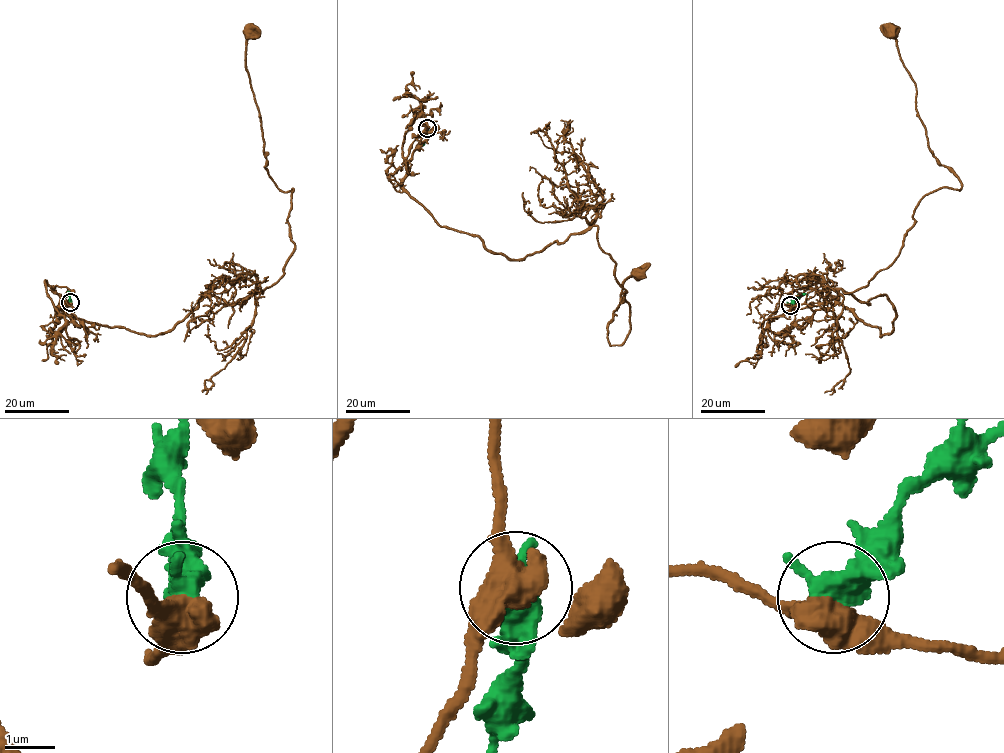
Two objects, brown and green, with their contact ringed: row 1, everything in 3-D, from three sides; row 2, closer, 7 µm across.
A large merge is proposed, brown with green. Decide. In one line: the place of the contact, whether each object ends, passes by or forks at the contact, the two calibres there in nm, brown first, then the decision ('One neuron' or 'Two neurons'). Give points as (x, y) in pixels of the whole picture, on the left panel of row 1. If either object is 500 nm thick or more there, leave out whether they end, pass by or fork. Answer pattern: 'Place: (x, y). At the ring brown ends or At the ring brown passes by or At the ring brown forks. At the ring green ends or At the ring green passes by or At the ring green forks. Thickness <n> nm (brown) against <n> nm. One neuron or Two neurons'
Place: (70, 302). Thickness 600 nm (brown) against 440 nm. Two neurons

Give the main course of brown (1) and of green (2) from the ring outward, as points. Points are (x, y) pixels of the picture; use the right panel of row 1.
1: (790, 304), (889, 334), (884, 294), (844, 293), (893, 262), (924, 196), (962, 185), (892, 30)
2: (790, 304), (801, 294), (808, 295)

